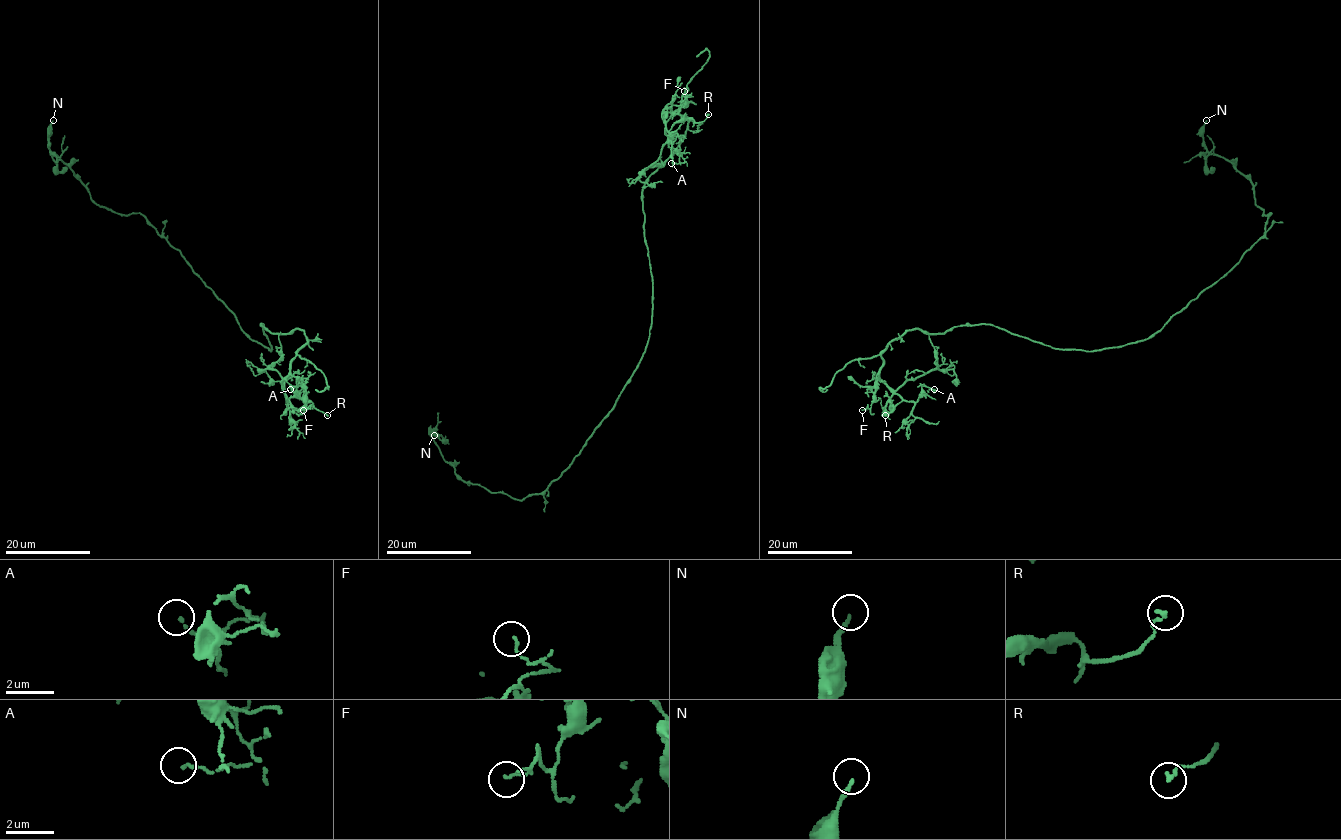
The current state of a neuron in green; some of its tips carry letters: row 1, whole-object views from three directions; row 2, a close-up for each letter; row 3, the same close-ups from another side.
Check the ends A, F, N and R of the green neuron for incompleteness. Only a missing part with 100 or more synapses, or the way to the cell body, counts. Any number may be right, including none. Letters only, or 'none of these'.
none of these

